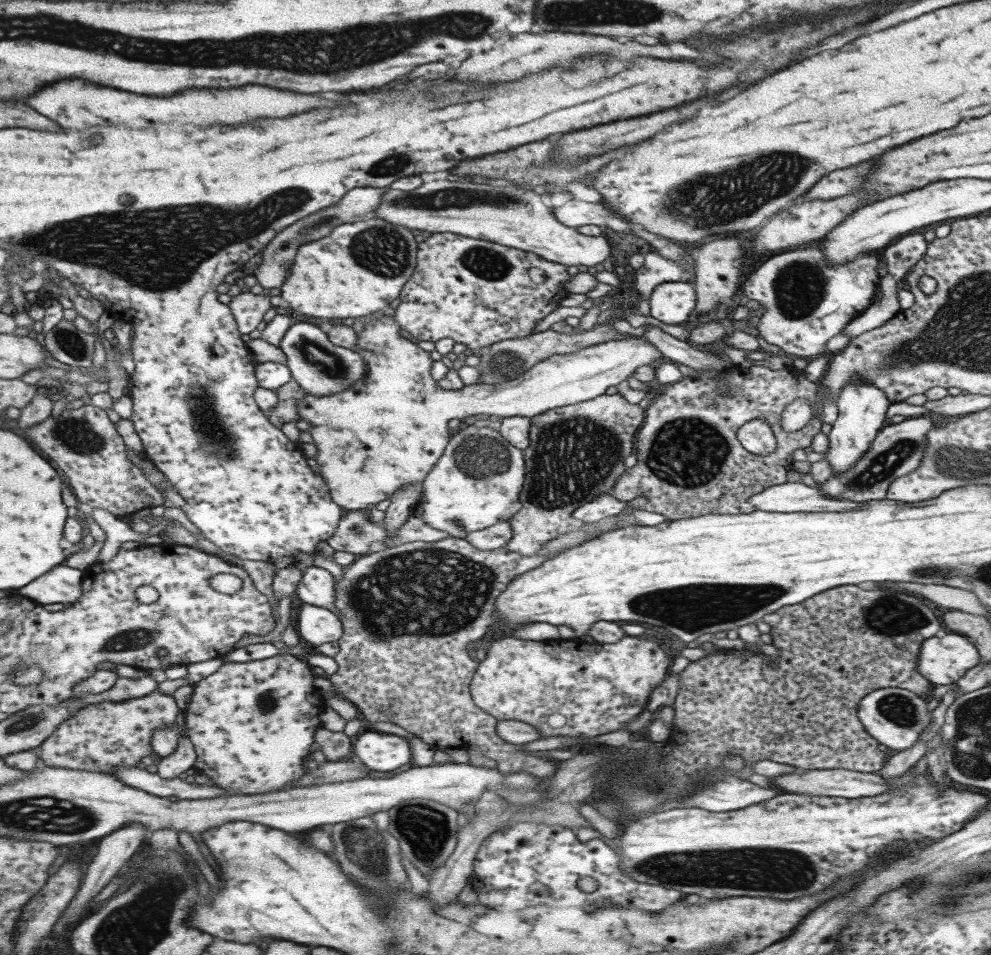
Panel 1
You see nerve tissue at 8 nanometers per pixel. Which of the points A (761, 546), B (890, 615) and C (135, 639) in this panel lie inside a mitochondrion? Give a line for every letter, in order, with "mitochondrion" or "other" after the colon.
A: other
B: mitochondrion
C: mitochondrion

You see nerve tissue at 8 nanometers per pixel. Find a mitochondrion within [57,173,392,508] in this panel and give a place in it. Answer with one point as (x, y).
(214, 439)

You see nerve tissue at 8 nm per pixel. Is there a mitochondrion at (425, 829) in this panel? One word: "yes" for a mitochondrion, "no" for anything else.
yes

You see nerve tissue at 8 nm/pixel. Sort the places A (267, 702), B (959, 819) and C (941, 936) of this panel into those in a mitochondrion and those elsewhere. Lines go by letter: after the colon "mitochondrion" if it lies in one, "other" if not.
A: mitochondrion
B: other
C: other

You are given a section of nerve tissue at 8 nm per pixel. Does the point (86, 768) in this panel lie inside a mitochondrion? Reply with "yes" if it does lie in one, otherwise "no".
no

